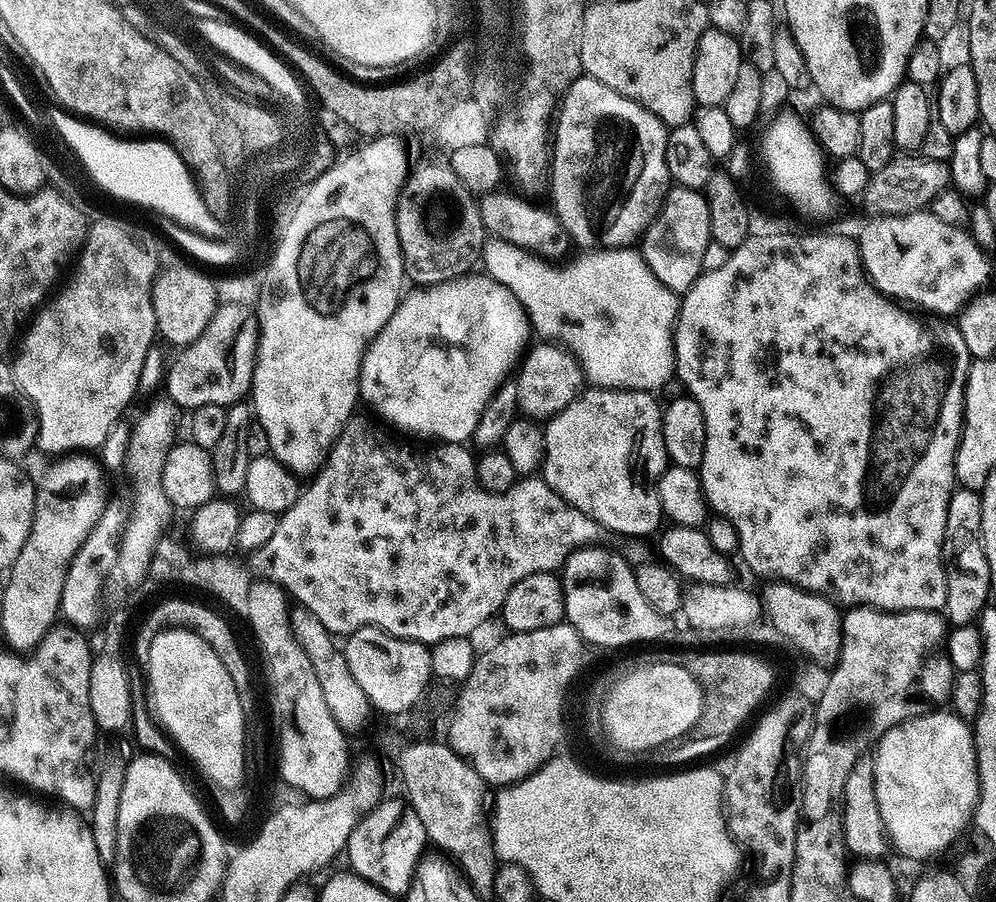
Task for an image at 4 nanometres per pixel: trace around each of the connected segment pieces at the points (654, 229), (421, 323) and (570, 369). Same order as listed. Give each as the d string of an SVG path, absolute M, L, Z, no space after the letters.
M672 186L660 204L659 216L642 238L642 255L650 270L654 270L669 290L683 294L705 271L704 255L712 243L708 196L694 188Z
M465 274L441 284L413 287L411 289L413 292L409 291L401 299L384 329L376 333L378 342L384 344L373 344L373 346L386 346L386 348L378 352L374 347L374 364L378 358L380 376L378 376L378 394L374 394L370 402L378 406L375 415L385 425L393 424L388 426L393 429L401 428L412 436L429 436L429 441L432 442L464 444L471 441L486 406L507 381L504 379L508 375L508 379L513 375L522 353L529 347L528 314L509 288L502 286L496 280L491 280L486 274L476 275Z
M540 342L534 348L527 353L528 358L523 359L515 373L516 402L525 417L536 422L547 422L576 400L586 381L579 360L568 349L561 348L555 342Z

